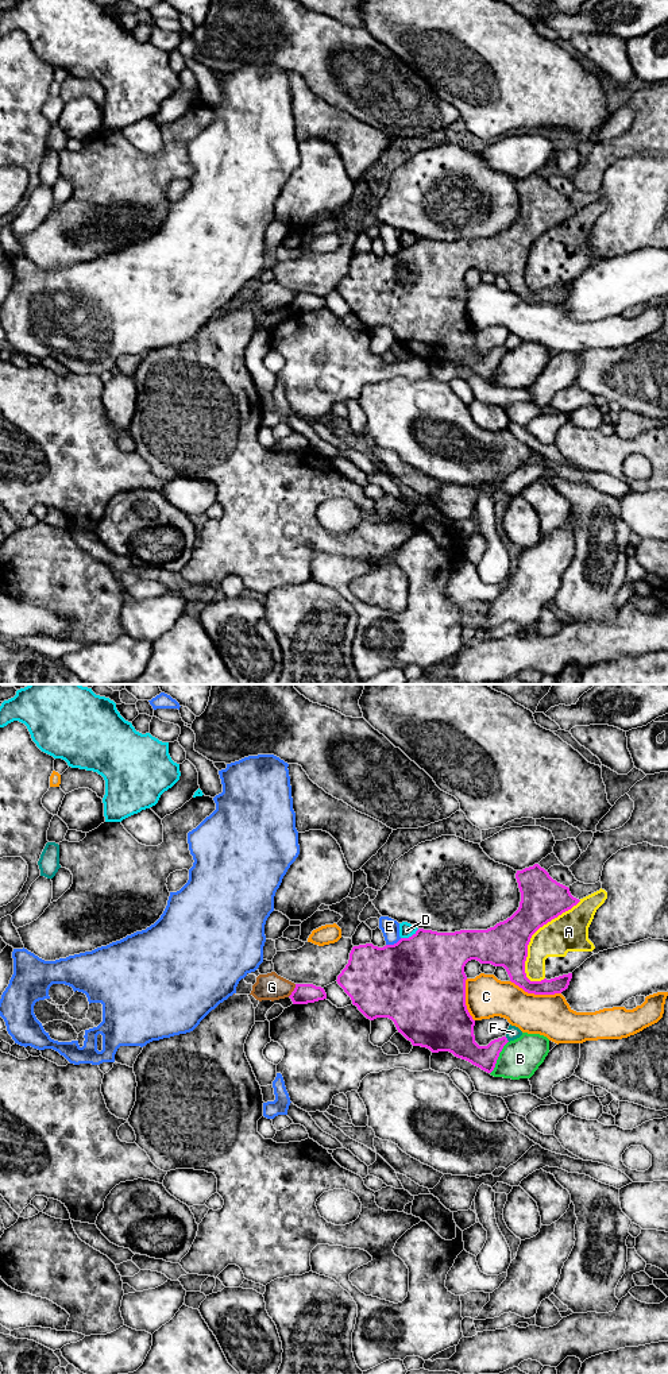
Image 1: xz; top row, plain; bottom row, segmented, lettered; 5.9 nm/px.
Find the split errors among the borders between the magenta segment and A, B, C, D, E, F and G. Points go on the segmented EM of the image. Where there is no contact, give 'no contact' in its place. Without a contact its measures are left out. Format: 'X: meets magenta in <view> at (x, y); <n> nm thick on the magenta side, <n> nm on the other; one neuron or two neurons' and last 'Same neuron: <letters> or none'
A: meets magenta in xz at (533, 933); 260 nm thick on the magenta side, 220 nm on the other; two neurons
B: meets magenta in xz at (498, 1056); 180 nm thick on the magenta side, 240 nm on the other; two neurons
C: meets magenta in xz at (536, 994); 150 nm thick on the magenta side, 260 nm on the other; two neurons
D: meets magenta in xz at (409, 937); 500 nm thick on the magenta side, 90 nm on the other; two neurons
E: meets magenta in xz at (394, 944); 500 nm thick on the magenta side, 110 nm on the other; two neurons
F: meets magenta in xz at (506, 1039); 140 nm thick on the magenta side, 80 nm on the other; two neurons
G: meets magenta in xz at (293, 991); 120 nm thick on the magenta side, 160 nm on the other; two neurons
Same neuron: none

